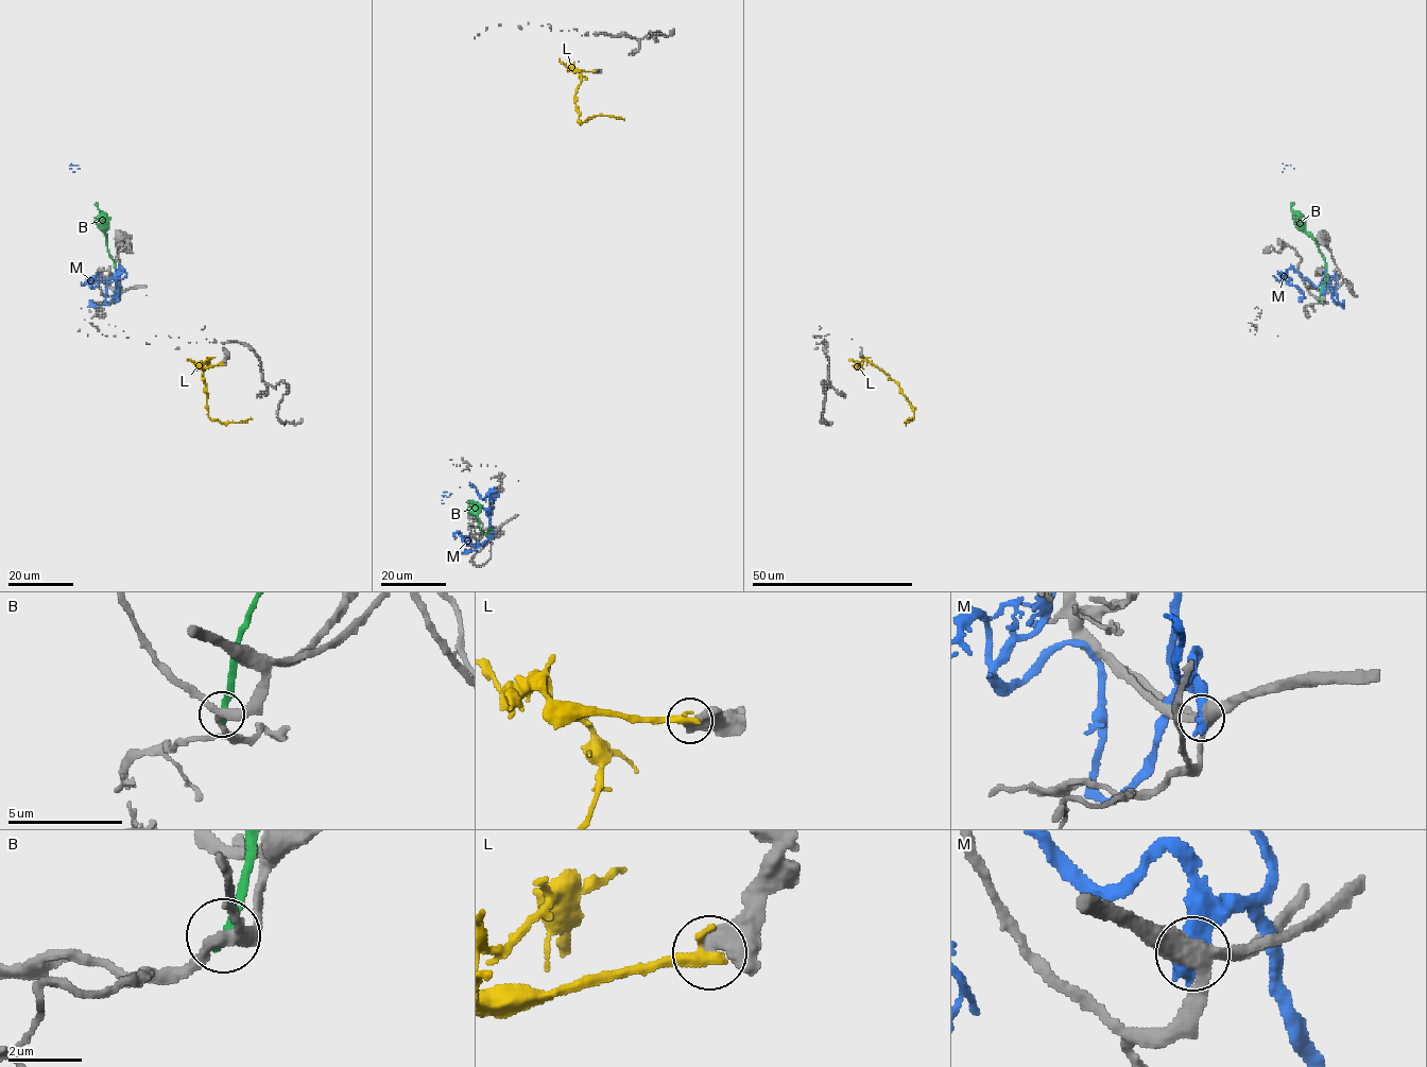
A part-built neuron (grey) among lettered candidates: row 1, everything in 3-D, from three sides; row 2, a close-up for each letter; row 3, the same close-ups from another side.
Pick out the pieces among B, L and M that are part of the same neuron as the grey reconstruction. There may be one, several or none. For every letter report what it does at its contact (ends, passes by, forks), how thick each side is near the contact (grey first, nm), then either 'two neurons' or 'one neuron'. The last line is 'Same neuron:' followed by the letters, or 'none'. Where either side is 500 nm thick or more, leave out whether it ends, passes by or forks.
B: it ends; calibres 280 and 300 nm; two neurons
L: calibres 550 and 400 nm; two neurons
M: calibres 400 and 650 nm; two neurons
Same neuron: none

